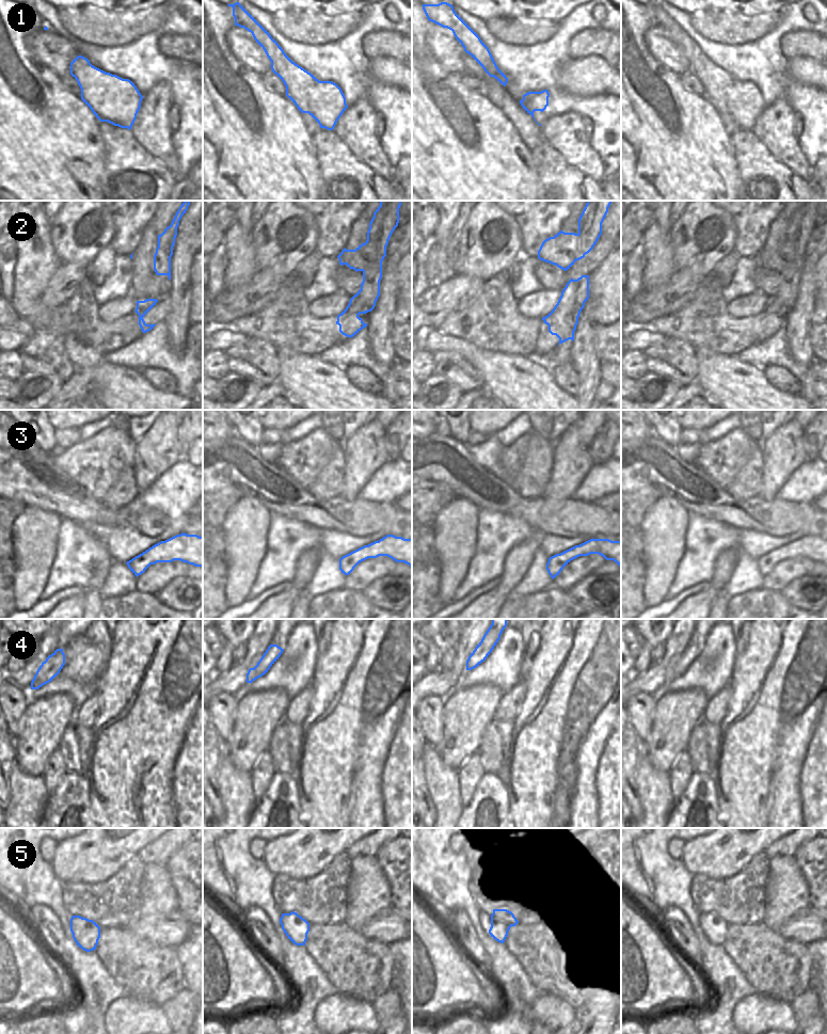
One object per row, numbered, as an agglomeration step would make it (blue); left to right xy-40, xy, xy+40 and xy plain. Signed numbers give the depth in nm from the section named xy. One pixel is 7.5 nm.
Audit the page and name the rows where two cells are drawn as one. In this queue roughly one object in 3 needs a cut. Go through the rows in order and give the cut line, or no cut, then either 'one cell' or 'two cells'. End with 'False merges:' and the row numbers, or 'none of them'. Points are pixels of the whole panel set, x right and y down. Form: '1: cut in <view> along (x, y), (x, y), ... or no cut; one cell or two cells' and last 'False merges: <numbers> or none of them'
1: no cut; one cell
2: cut in xy along (365, 243), (363, 255), (366, 259), (366, 267), (363, 271); two cells
3: no cut; one cell
4: no cut; one cell
5: no cut; one cell
False merges: 2

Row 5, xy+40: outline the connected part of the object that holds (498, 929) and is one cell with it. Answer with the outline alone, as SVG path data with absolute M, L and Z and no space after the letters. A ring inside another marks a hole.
M493 909L489 934L496 941L504 943L511 926L519 923L514 914L507 909Z

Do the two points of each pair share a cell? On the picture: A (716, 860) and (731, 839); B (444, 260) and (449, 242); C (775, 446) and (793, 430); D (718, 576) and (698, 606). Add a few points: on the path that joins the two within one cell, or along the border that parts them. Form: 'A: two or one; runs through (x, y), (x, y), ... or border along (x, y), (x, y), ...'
A: one; runs through (721, 855), (731, 844)
B: one; runs through (444, 256), (444, 250), (447, 247)
C: one; runs through (779, 443), (789, 433)
D: one; runs through (716, 584), (705, 599)

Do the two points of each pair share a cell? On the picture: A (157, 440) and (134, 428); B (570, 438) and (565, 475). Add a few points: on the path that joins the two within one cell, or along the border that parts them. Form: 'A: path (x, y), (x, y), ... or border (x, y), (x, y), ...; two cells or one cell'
A: border (155, 420), (152, 427), (136, 443); two cells
B: path (568, 447), (568, 465); one cell

